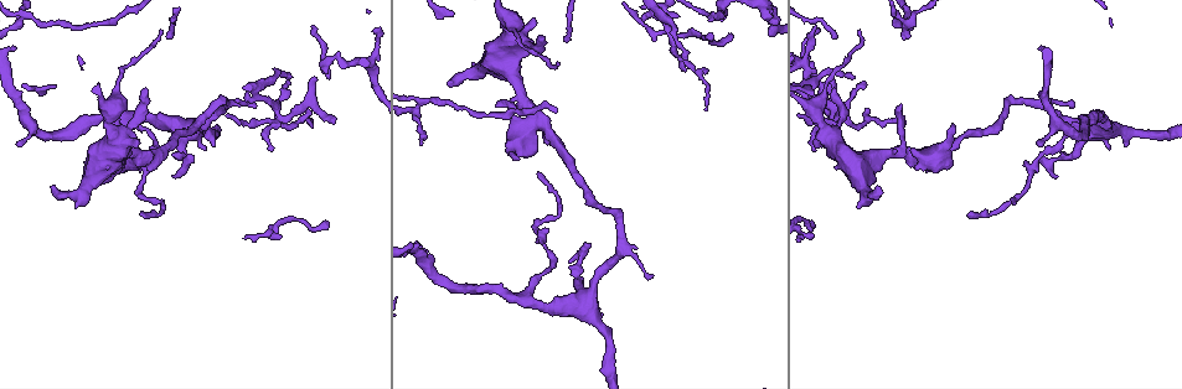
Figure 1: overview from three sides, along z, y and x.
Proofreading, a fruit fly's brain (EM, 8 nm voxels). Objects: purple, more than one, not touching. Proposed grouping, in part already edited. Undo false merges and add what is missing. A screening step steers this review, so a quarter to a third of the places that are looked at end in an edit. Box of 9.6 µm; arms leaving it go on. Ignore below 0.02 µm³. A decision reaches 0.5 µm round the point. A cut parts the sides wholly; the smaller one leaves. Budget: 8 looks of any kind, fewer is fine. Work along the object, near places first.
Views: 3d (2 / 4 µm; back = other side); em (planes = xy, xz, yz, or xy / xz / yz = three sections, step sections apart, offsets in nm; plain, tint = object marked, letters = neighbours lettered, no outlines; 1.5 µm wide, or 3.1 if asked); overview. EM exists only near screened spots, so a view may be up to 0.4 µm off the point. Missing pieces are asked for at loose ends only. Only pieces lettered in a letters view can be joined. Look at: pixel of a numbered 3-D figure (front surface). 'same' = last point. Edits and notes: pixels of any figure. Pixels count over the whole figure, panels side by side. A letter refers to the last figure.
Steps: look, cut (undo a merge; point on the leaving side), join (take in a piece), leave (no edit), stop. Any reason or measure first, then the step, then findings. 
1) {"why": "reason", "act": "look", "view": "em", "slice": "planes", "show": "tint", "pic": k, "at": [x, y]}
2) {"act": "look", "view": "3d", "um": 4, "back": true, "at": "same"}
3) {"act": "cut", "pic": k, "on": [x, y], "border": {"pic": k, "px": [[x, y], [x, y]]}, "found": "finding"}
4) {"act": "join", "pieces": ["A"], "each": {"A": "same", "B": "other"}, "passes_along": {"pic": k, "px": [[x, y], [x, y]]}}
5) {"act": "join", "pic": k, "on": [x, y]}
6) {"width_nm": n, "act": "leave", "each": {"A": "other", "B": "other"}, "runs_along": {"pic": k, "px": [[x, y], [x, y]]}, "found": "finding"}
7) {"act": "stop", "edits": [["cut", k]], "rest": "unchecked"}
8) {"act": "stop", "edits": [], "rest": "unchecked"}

{"why": "abrupt turn", "act": "look", "view": "3d", "um": 2, "pic": 1, "at": [16, 24]}

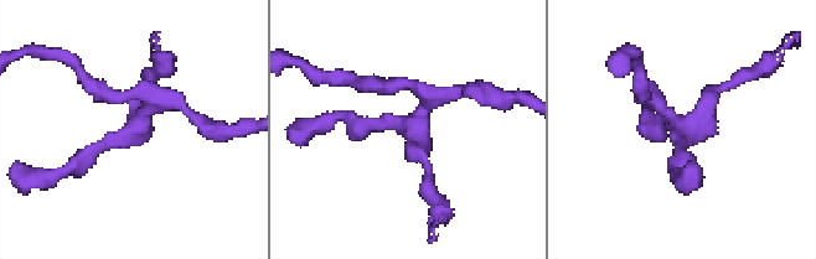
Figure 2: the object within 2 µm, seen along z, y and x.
{"why": "now the EM", "act": "look", "view": "em", "slice": "planes", "show": "letters", "pic": 2, "at": [411, 128]}

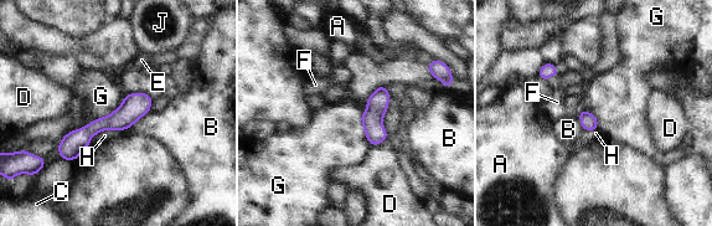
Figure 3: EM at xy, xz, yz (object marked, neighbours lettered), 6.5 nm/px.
{"act": "leave", "each": {"A": "other", "B": "other", "C": "other", "D": "other", "E": "other", "F": "other", "G": "other", "H": "other", "J": "other"}, "border": {"pic": 3, "px": [[149, 112], [129, 128]]}, "found": "continuous, no second cell"}

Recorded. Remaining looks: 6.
{"why": "branch stops here", "act": "look", "view": "3d", "um": 4, "pic": 1, "at": [899, 105]}

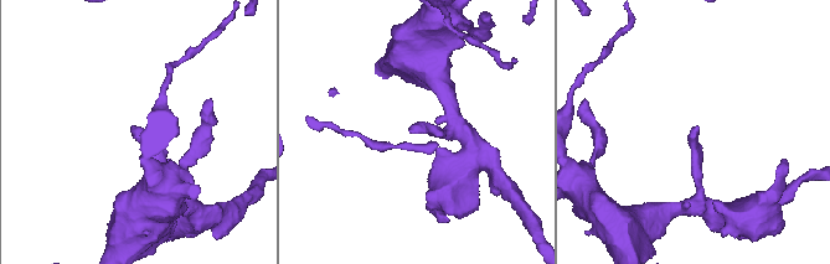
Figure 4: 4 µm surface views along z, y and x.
{"why": "now the EM", "act": "look", "view": "em", "slice": "planes", "show": "letters", "pic": 4, "at": [132, 125]}

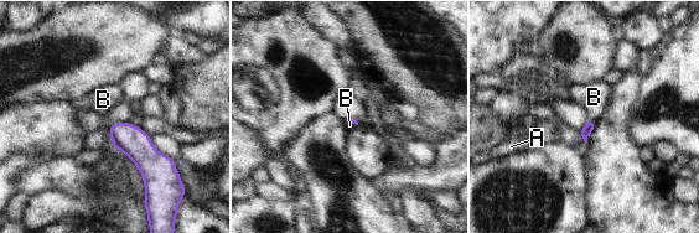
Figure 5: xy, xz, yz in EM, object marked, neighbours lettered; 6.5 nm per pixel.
{"act": "join", "pieces": ["B"], "each": {"A": "other", "B": "same"}, "passes_along": {"pic": 5, "px": [[586, 130], [591, 120], [594, 97]]}, "found": "it goes on there"}

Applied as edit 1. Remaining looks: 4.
{"why": "tapers out", "act": "look", "view": "3d", "um": 4, "back": true, "pic": 1, "at": [813, 151]}

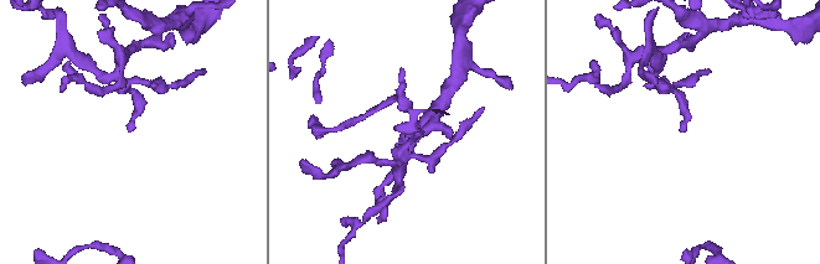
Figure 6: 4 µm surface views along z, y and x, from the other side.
{"why": "shape alone is not enough", "act": "look", "view": "em", "slice": "xy", "step": 4, "show": "tint", "pic": 6, "at": [684, 132]}

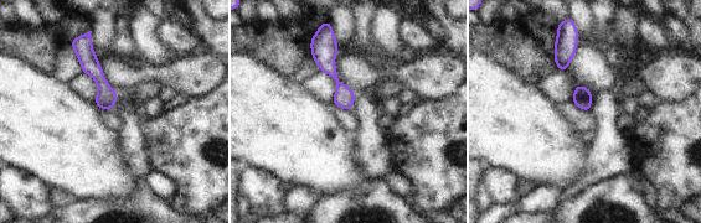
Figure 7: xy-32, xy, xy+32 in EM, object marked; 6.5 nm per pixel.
{"why": "cut it another way", "act": "look", "view": "em", "slice": "planes", "show": "letters", "at": "same"}

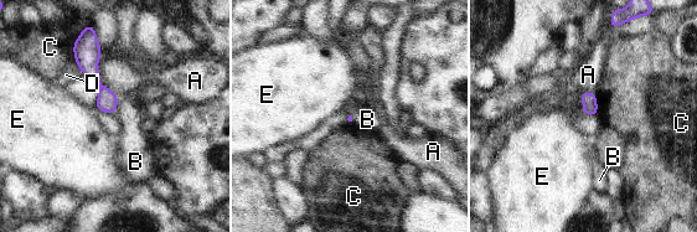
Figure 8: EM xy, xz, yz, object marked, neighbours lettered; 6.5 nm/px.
{"act": "leave", "each": {"A": "other", "B": "other", "C": "other", "D": "other", "E": "other"}, "found": "none of them fits"}

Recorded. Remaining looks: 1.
{"act": "stop", "edits": [["join", 5]], "rest": "unchecked"}

